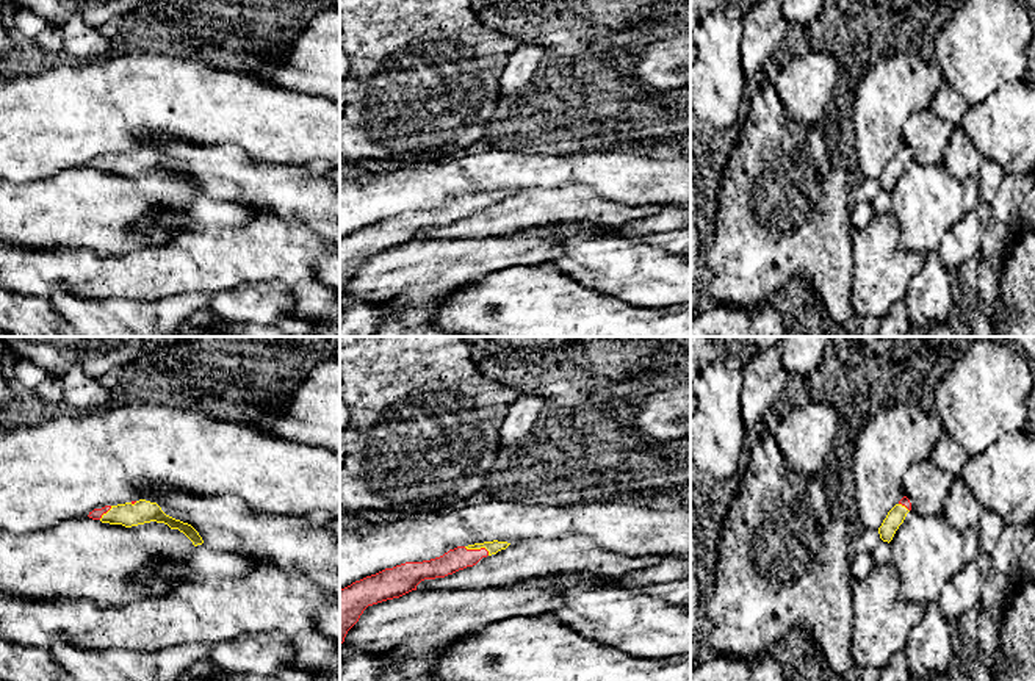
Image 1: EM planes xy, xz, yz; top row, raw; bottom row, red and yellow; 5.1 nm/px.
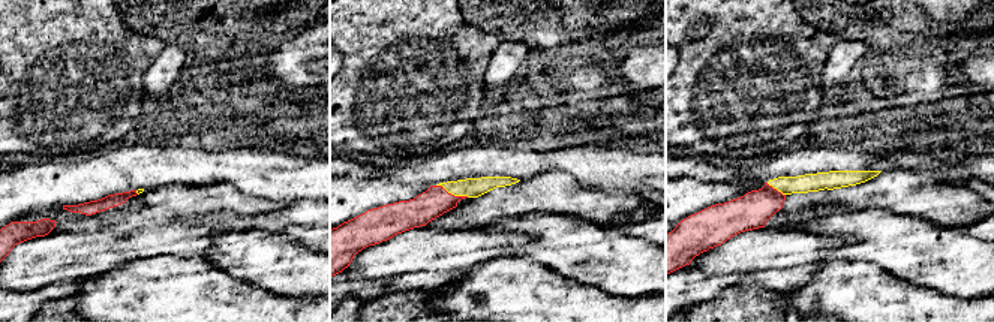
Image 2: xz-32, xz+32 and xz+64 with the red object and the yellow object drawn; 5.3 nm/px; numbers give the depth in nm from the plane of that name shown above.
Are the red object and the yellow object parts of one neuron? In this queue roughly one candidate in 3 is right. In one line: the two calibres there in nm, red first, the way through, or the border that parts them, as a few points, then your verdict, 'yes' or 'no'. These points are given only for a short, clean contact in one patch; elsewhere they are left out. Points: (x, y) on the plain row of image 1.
calibres 120 and 70 nm; way xz (456, 208), (470, 205), (478, 199), (494, 196); yes

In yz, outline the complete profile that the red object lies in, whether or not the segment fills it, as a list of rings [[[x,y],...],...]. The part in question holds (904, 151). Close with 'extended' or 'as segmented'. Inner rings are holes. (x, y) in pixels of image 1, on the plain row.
[[[903,146],[886,164],[882,175],[878,177],[880,188],[891,191],[899,175],[903,172],[907,163],[911,160],[911,152]]]; extended

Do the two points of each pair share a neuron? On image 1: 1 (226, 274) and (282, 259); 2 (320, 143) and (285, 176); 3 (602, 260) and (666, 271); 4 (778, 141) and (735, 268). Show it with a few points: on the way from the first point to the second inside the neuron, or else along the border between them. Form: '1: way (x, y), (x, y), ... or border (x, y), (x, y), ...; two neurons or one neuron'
1: way (240, 260), (268, 259); one neuron
2: border (262, 160), (306, 166); two neurons
3: way (617, 266), (650, 271); one neuron
4: way (778, 172), (778, 215), (763, 237); one neuron

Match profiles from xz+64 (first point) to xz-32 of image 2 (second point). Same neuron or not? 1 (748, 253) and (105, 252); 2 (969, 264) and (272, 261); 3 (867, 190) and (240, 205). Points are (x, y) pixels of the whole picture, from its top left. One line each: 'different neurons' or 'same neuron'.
1: same neuron
2: same neuron
3: same neuron

